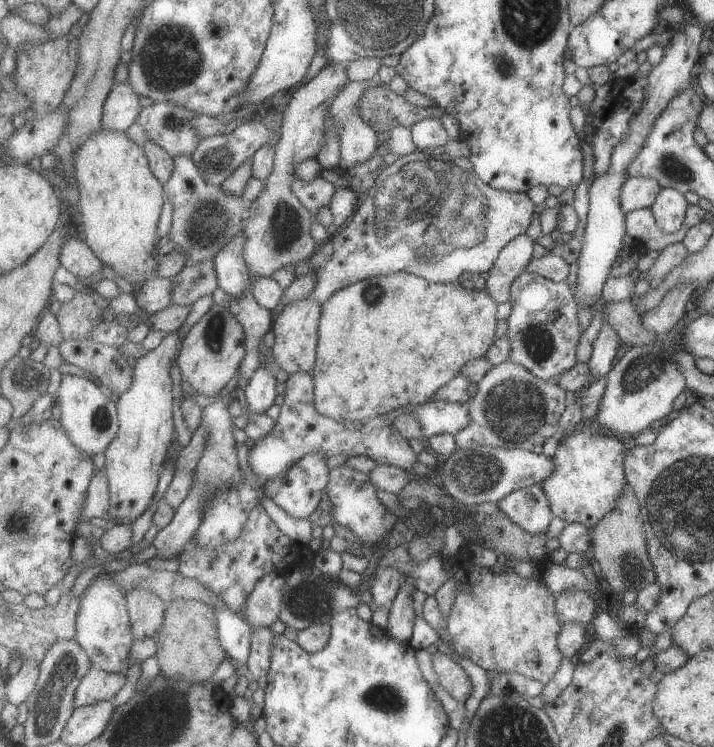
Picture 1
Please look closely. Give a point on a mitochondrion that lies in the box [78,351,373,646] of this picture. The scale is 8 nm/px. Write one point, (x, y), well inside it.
(307, 602)

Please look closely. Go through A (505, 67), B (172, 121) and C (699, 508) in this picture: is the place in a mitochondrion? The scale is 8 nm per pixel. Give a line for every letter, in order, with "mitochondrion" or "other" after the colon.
A: mitochondrion
B: mitochondrion
C: mitochondrion

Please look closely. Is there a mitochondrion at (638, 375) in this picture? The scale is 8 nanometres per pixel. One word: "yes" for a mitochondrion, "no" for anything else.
yes

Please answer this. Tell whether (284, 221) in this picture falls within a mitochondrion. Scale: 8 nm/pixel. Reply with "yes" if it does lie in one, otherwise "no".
yes

